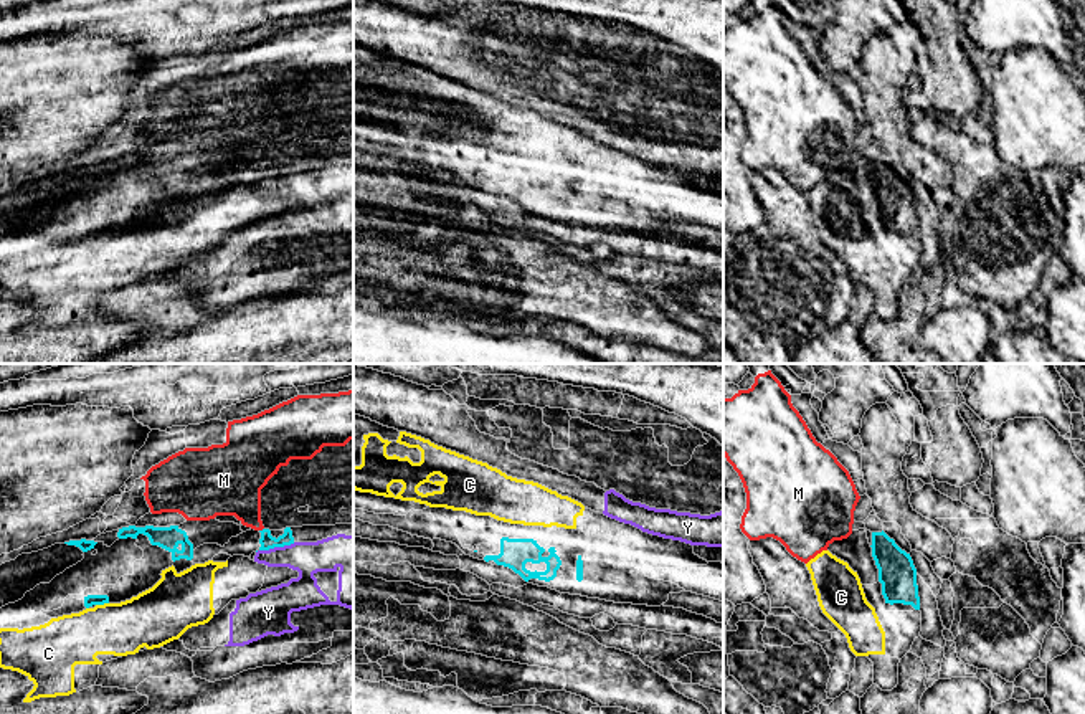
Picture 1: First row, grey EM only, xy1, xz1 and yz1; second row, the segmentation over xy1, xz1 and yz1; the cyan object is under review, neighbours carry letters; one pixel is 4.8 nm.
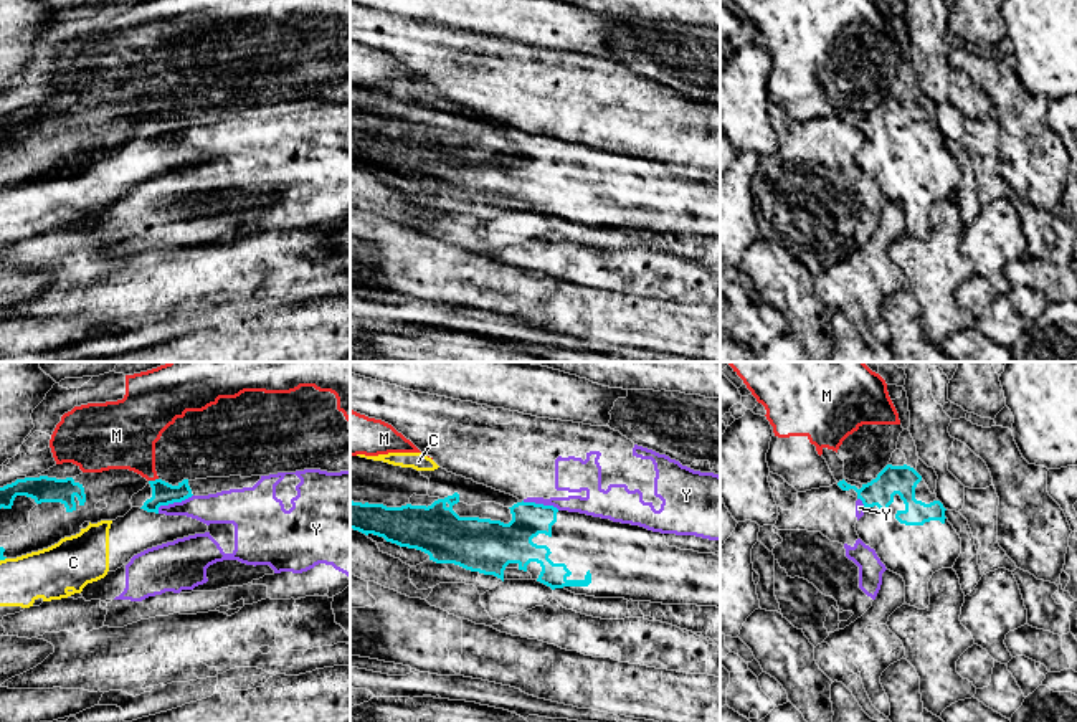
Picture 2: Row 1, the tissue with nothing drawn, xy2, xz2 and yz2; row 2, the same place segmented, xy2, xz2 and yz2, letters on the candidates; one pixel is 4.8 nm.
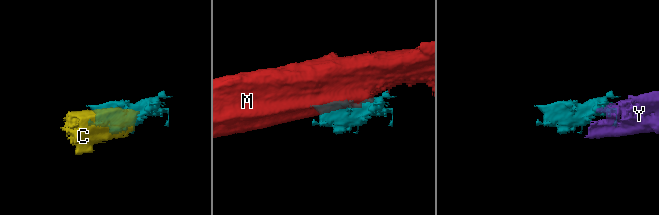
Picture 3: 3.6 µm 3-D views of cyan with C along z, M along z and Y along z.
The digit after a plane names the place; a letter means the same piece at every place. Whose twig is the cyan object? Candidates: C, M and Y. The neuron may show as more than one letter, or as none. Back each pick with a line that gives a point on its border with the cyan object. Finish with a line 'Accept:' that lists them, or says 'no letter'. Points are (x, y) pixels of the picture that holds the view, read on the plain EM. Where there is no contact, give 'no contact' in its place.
C: contact xy1 (101, 233)
Accept: C

